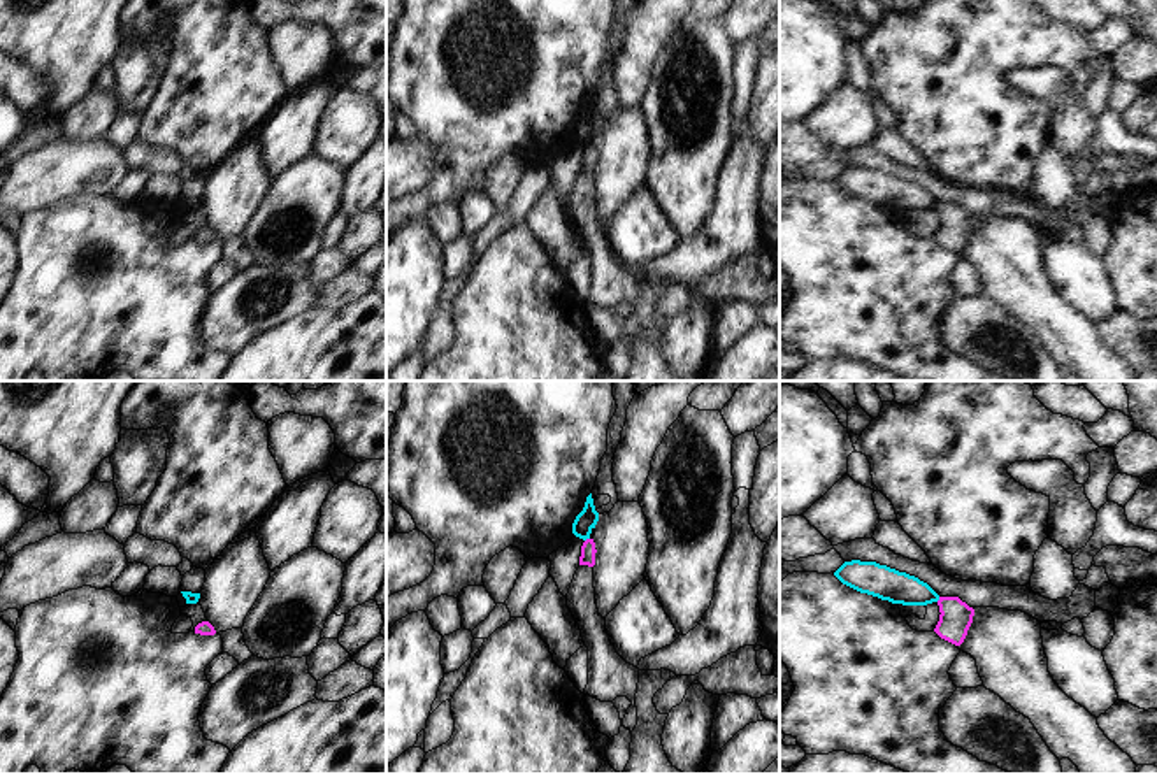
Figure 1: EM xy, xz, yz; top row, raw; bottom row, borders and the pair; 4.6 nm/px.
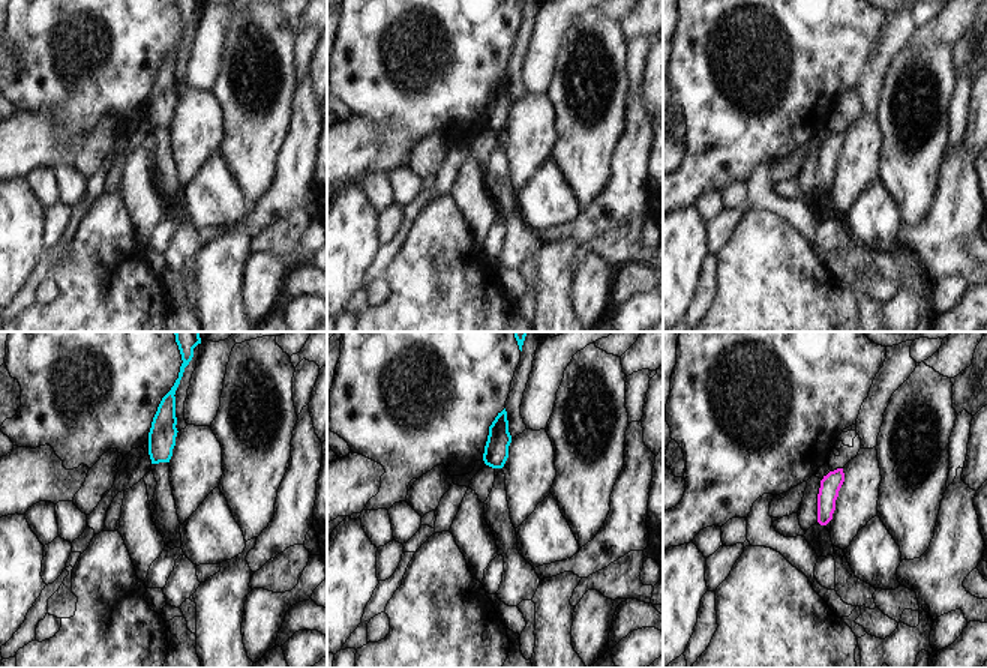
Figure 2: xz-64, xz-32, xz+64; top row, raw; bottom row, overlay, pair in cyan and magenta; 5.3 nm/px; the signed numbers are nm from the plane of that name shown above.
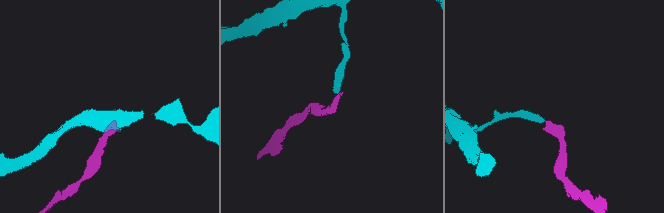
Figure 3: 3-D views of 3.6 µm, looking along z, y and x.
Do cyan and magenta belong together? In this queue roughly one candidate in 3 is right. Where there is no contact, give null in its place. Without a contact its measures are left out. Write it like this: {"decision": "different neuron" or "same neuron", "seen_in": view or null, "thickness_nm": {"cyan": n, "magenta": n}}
{"decision": "different neuron", "seen_in": "xz", "thickness_nm": {"cyan": 90, "magenta": 70}}

